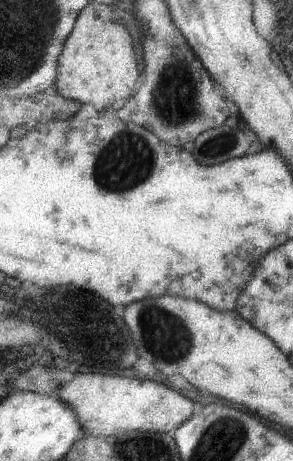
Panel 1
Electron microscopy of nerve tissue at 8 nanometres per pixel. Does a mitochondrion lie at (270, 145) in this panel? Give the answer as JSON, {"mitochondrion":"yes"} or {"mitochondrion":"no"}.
{"mitochondrion":"no"}

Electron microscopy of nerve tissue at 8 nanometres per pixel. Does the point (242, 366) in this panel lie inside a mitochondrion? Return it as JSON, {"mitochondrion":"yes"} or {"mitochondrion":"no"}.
{"mitochondrion":"no"}

